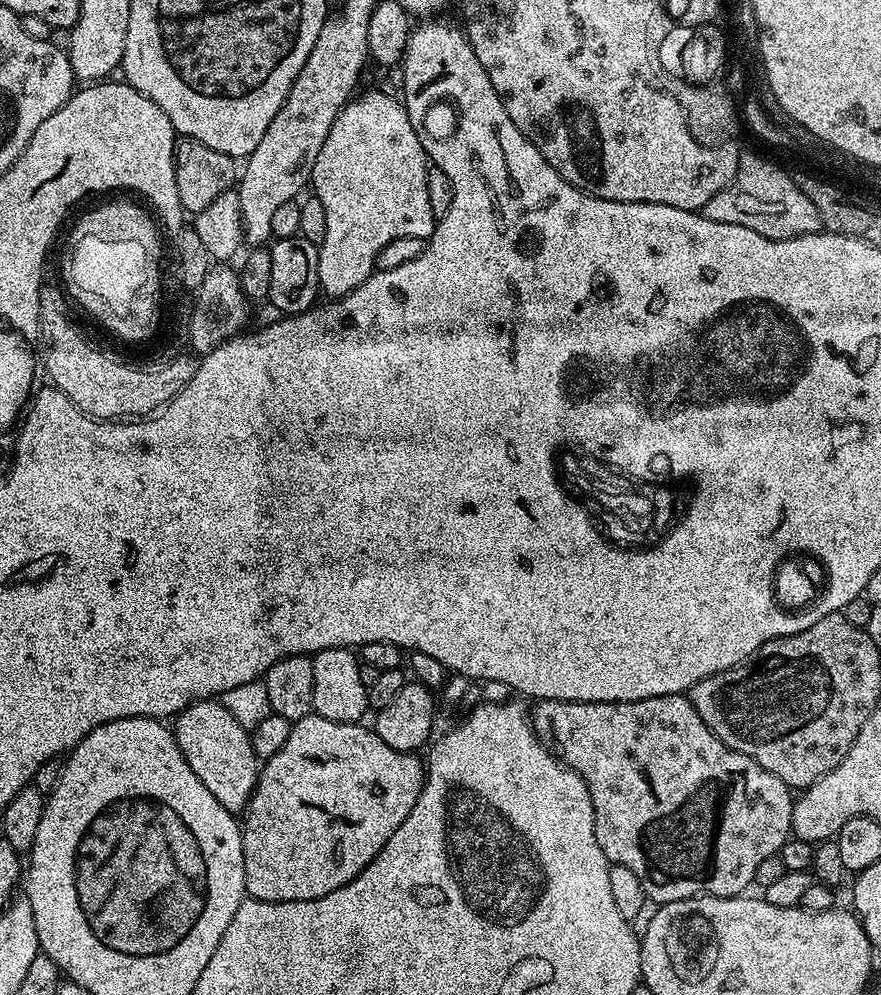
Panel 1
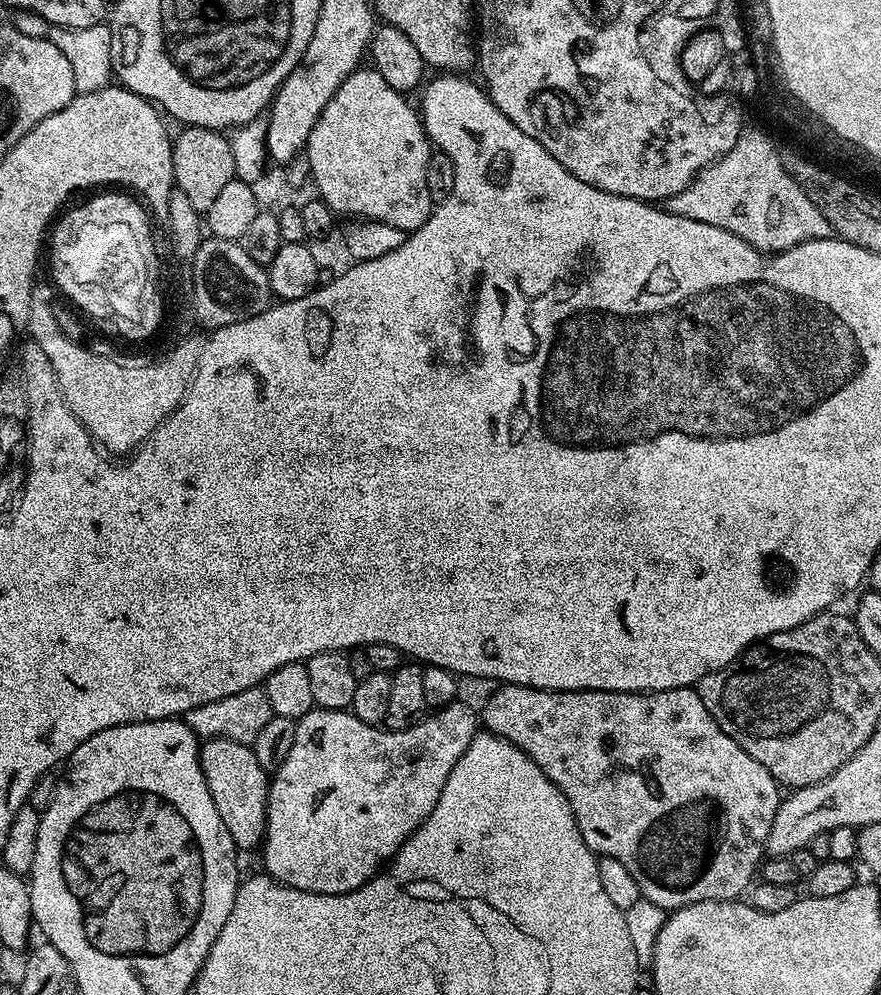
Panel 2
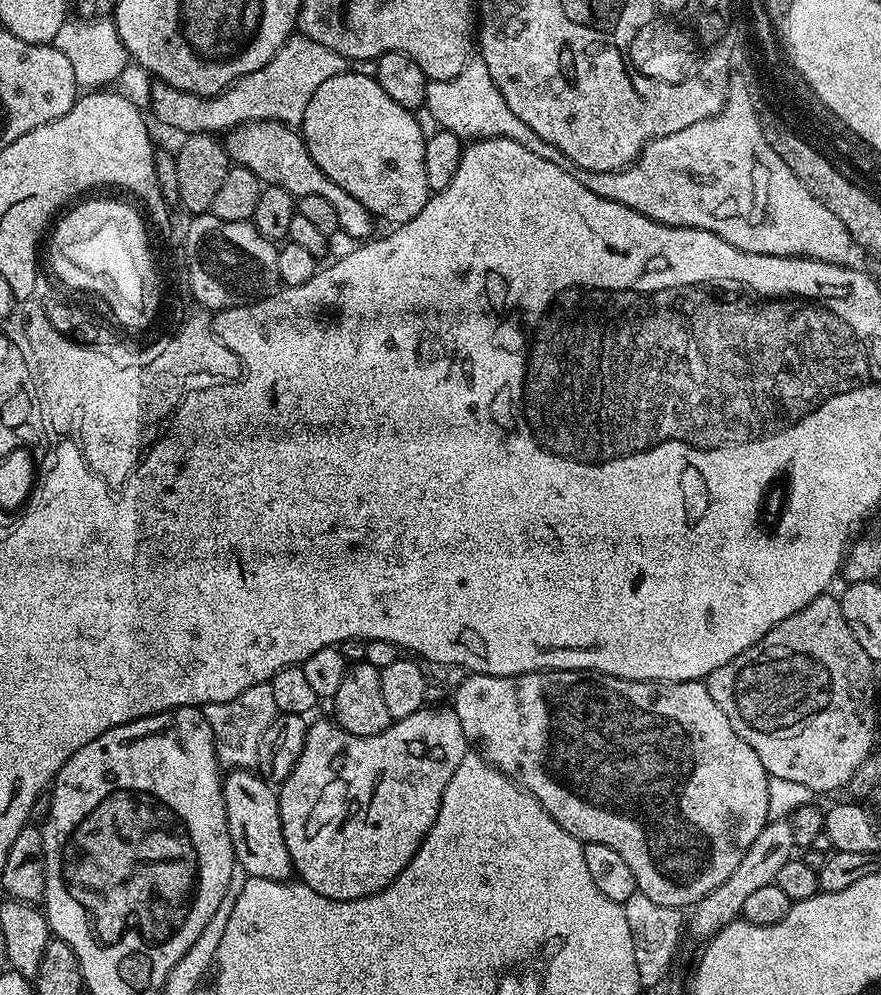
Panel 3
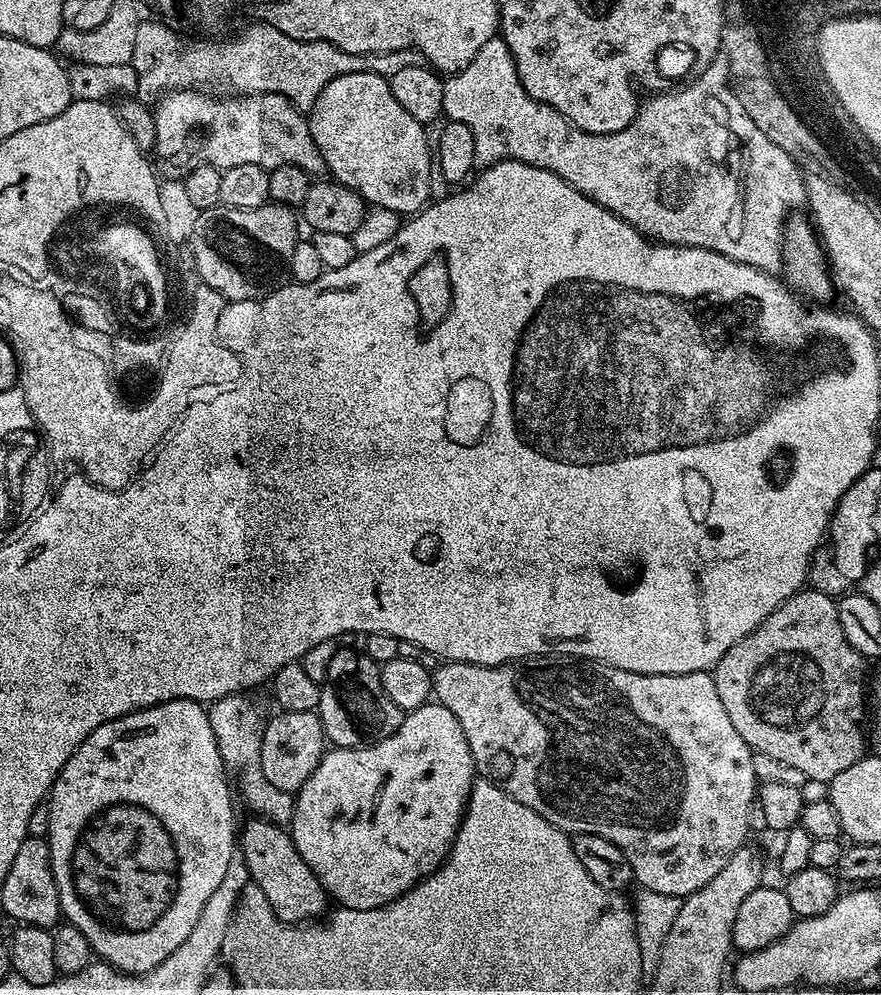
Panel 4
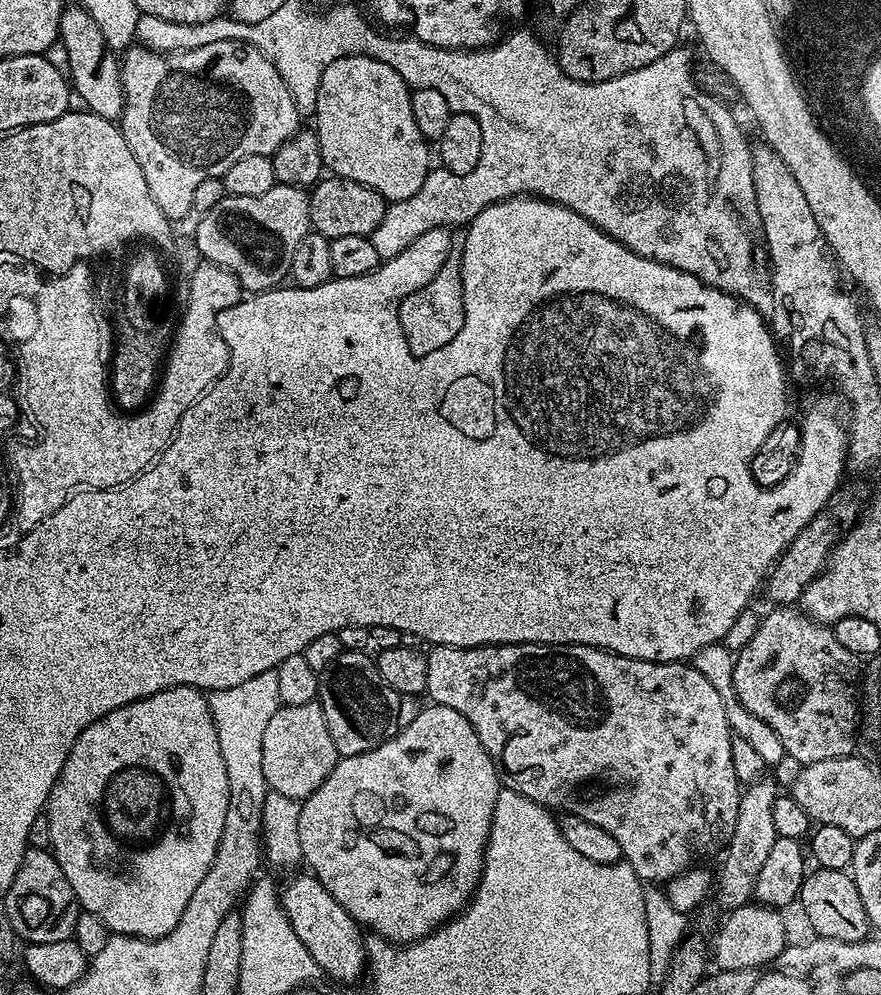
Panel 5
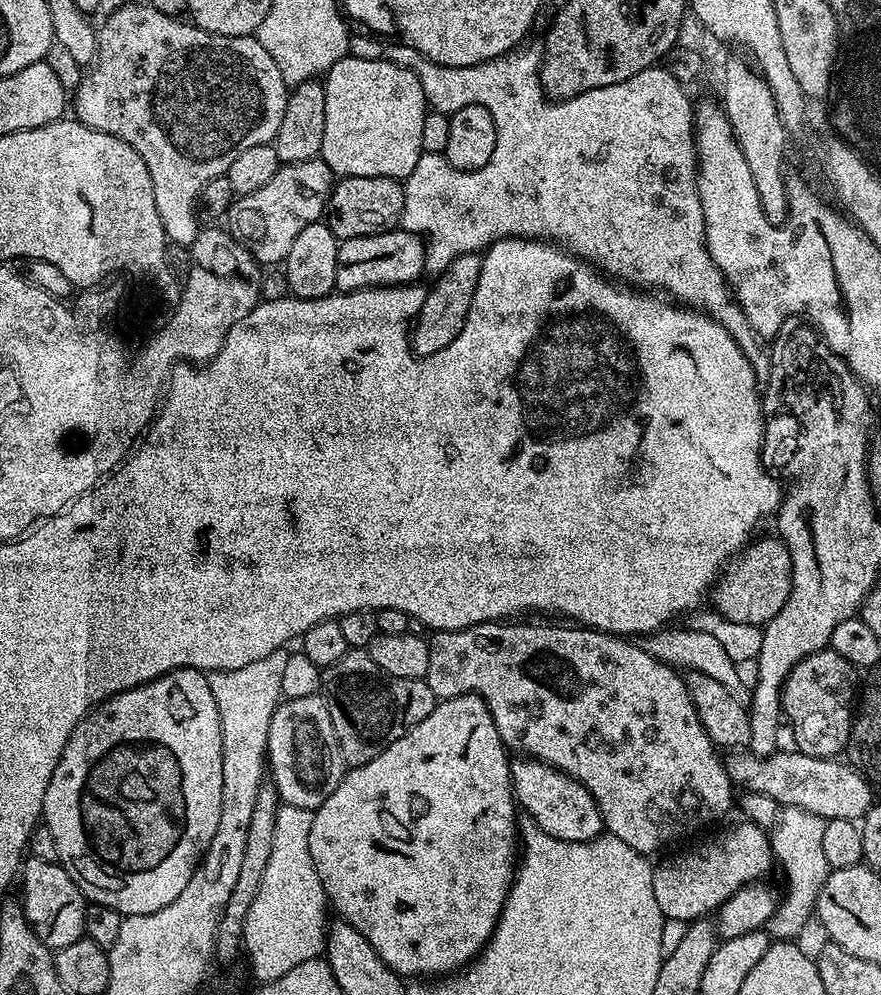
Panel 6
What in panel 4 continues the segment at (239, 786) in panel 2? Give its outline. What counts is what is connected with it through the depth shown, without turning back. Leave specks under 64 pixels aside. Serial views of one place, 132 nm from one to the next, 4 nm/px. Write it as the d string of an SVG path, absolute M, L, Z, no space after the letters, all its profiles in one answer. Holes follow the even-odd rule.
M252 818L248 825L243 825L238 836L238 852L243 856L251 883L256 884L266 894L266 902L274 914L284 924L298 924L315 921L325 915L330 904L330 897L318 882L314 870L306 866L302 854L294 846L291 835L284 832L268 818Z

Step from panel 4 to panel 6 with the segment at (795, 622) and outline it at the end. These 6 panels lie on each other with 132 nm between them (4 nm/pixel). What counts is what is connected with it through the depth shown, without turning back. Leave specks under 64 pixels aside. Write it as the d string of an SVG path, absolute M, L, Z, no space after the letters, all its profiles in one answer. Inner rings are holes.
M825 650L809 656L788 675L782 712L787 723L788 720L792 723L795 747L807 756L836 758L848 747L854 715L854 692L852 696L852 680L848 672L850 666L837 652Z

